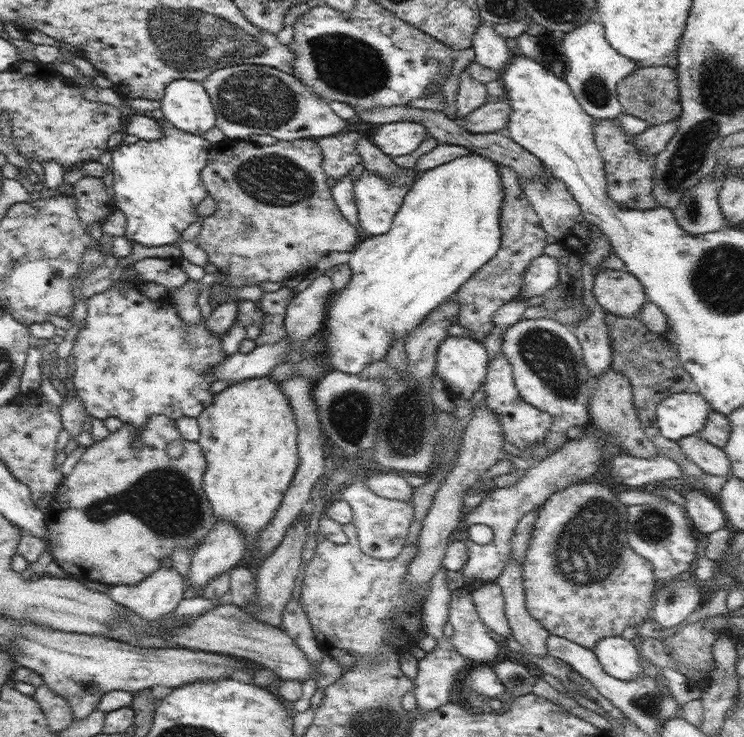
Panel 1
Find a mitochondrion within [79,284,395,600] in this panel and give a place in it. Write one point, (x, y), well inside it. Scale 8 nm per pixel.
(165, 501)

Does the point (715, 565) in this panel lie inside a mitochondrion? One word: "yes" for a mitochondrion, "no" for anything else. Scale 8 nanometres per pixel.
no

